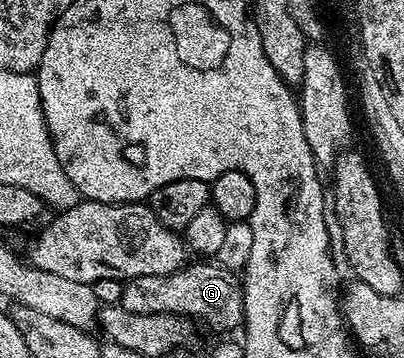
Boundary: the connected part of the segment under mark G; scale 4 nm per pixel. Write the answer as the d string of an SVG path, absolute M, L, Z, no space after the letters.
M215 261L188 262L178 271L168 275L138 275L136 279L126 280L123 284L123 300L121 306L129 313L161 313L162 315L182 315L200 319L208 323L215 331L229 331L243 323L243 288L236 272L231 272L219 266Z

